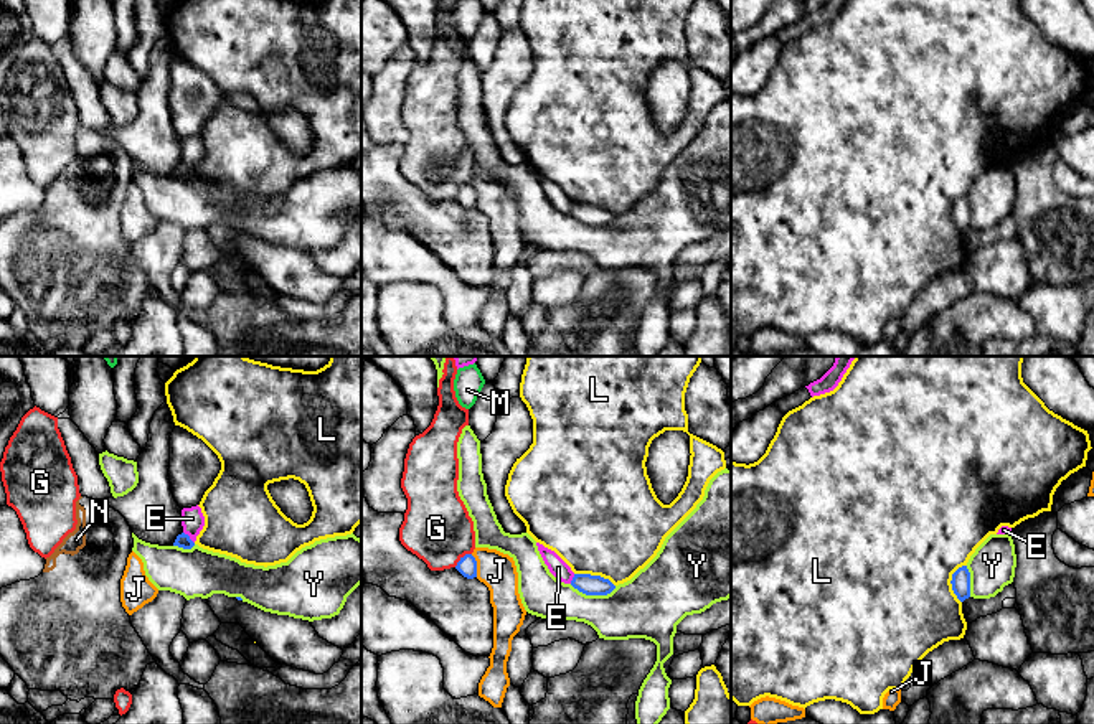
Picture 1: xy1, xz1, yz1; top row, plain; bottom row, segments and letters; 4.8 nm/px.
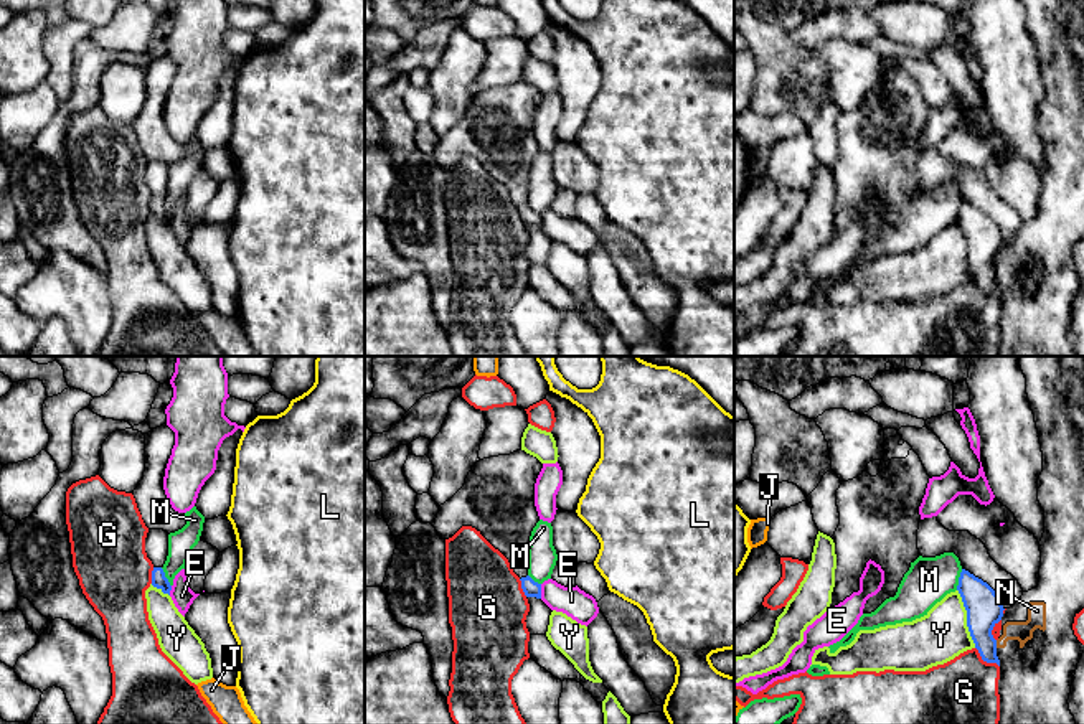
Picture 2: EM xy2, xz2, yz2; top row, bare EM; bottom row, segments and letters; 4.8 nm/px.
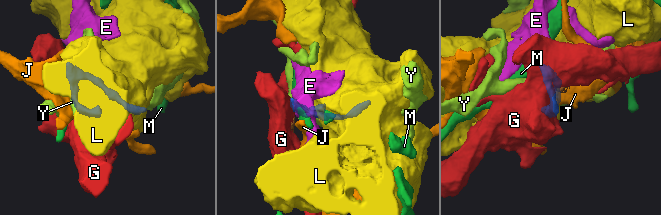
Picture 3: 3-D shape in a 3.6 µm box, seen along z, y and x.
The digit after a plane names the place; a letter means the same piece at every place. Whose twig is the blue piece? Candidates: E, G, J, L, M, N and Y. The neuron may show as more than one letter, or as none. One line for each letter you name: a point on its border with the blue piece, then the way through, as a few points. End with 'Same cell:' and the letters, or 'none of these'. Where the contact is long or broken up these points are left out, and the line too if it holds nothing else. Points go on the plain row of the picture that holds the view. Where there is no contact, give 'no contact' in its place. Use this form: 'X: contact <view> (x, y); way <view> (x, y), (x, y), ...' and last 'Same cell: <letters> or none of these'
Same cell: none of these

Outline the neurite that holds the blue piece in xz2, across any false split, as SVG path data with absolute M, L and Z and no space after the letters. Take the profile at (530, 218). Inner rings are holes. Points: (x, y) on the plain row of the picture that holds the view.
M525 81L478 91L432 153L442 170L462 157L475 158L508 190L525 226L536 229L541 229L541 214L528 206L528 176L540 152L535 114L541 99L543 94Z

